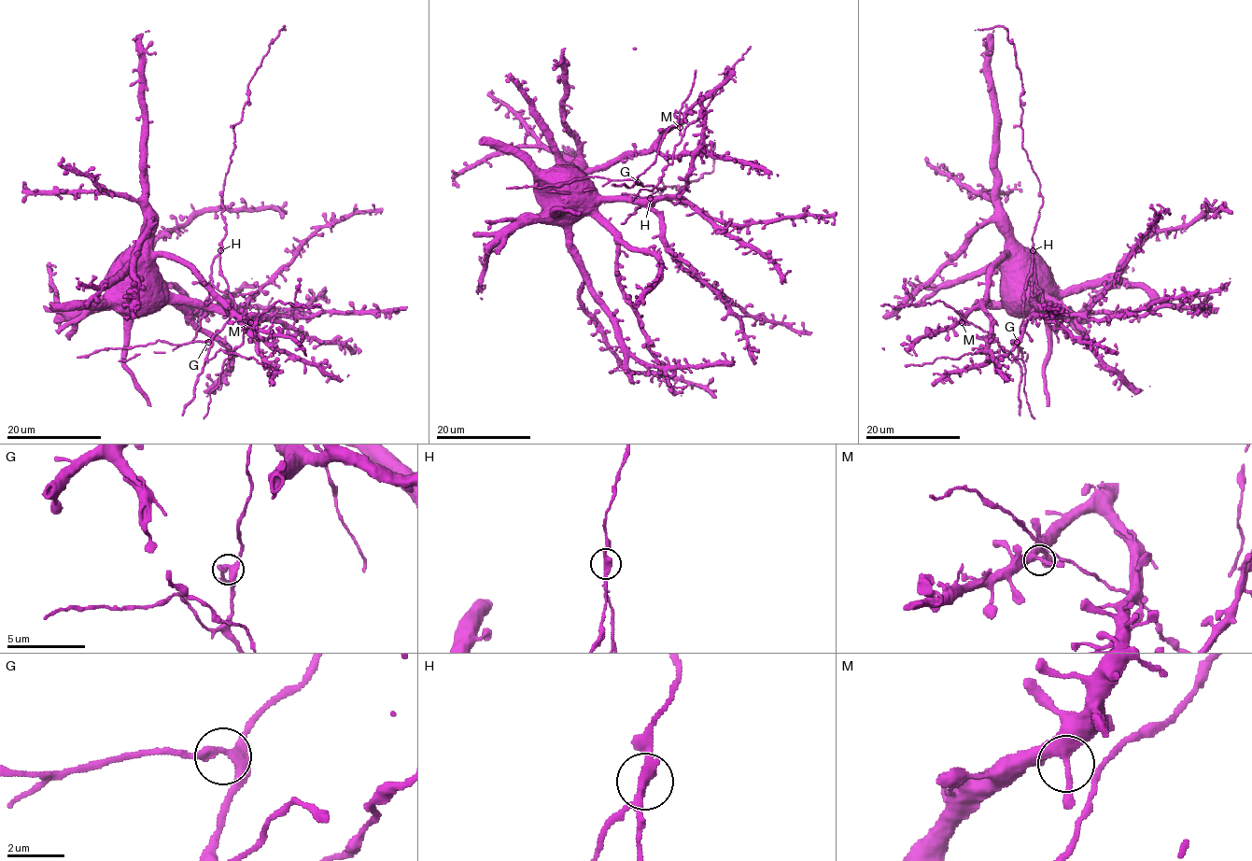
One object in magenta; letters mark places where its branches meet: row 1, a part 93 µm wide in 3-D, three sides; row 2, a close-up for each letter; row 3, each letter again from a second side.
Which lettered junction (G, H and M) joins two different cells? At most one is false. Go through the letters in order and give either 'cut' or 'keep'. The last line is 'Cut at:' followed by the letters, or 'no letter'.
G: keep
H: cut
M: keep
Cut at: H

